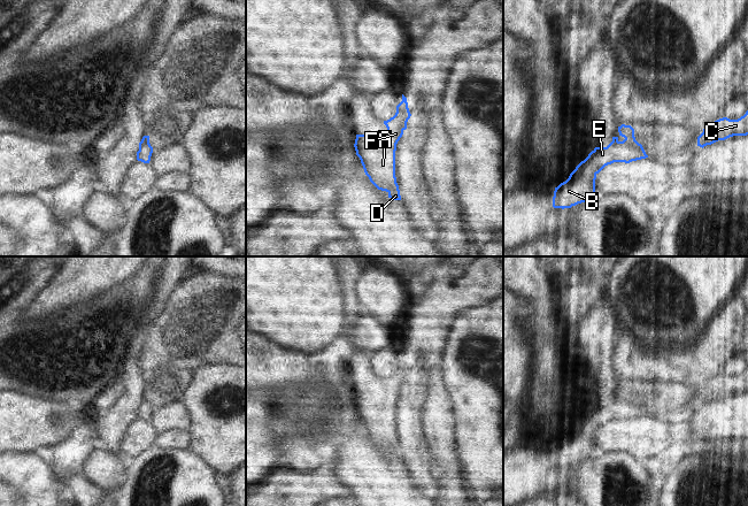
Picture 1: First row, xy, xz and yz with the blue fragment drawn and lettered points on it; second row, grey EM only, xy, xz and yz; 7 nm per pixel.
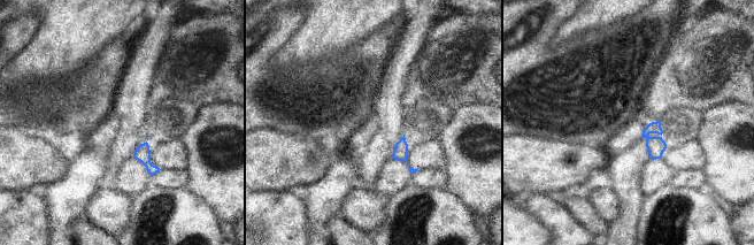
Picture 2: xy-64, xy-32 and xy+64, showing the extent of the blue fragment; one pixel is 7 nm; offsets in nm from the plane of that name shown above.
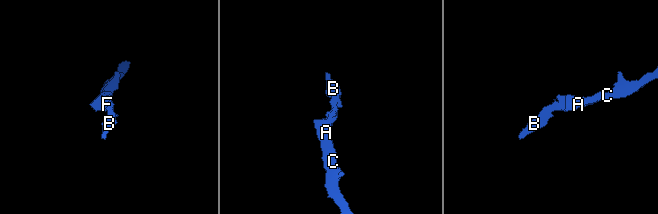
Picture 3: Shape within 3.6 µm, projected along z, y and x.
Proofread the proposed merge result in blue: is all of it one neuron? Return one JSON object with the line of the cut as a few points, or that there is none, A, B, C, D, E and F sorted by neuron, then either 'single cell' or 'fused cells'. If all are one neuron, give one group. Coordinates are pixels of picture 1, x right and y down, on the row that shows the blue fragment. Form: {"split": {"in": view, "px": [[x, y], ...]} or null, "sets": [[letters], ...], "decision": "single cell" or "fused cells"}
{"split": null, "sets": [["A", "B", "C", "D", "E", "F"]], "decision": "single cell"}

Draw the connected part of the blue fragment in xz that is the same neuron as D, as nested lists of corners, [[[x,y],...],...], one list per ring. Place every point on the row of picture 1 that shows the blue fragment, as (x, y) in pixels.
[[[402,94],[402,101],[396,106],[395,115],[384,121],[387,133],[356,135],[354,144],[356,155],[370,182],[378,190],[386,191],[388,198],[393,200],[401,200],[395,177],[396,144],[407,129],[410,116],[407,98]]]

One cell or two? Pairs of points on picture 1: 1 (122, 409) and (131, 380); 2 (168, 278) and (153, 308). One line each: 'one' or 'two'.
1: one
2: one

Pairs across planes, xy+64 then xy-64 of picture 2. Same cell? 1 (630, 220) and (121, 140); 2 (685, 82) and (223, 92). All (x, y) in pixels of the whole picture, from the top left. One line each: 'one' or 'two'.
1: one
2: one

